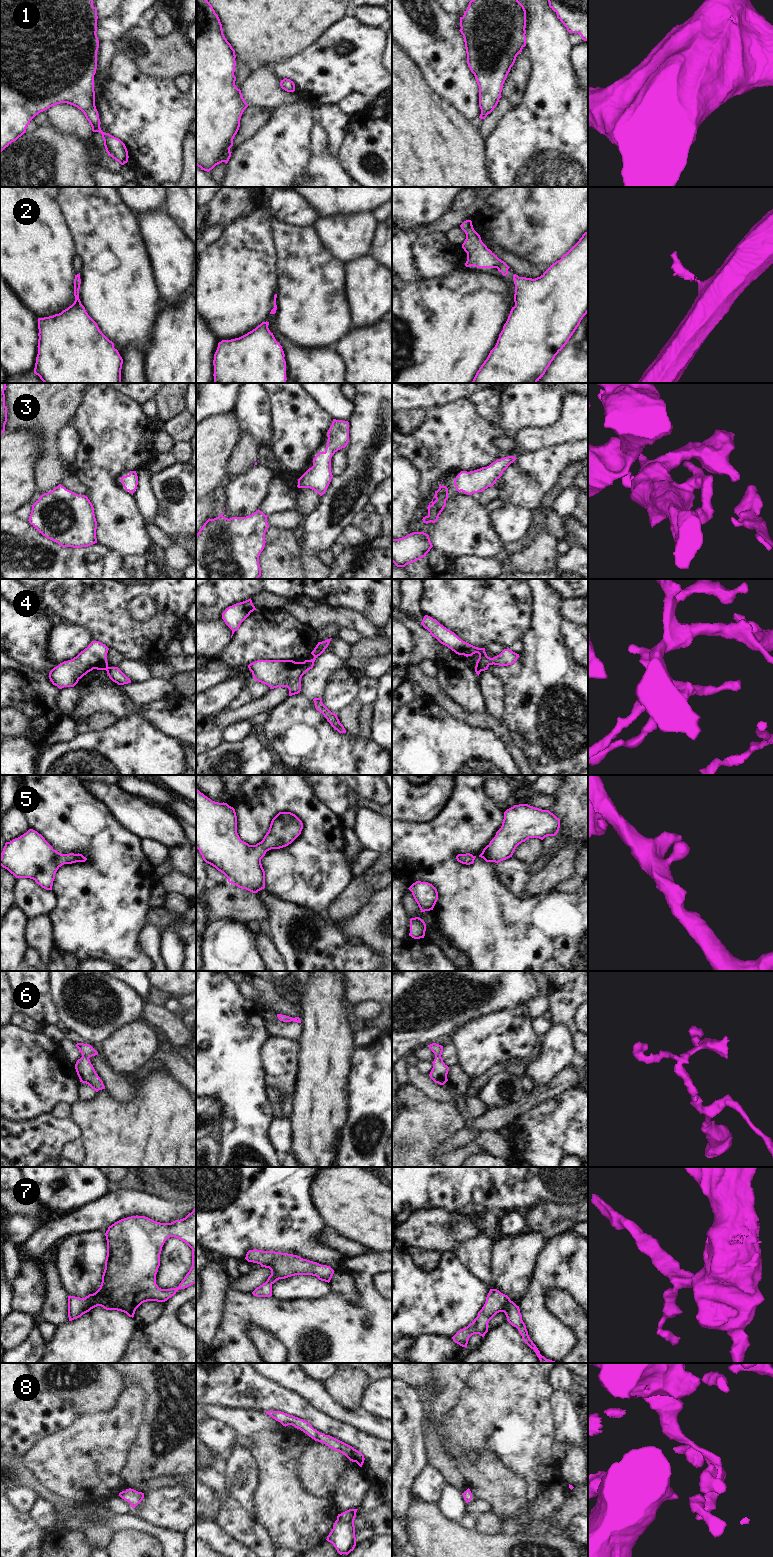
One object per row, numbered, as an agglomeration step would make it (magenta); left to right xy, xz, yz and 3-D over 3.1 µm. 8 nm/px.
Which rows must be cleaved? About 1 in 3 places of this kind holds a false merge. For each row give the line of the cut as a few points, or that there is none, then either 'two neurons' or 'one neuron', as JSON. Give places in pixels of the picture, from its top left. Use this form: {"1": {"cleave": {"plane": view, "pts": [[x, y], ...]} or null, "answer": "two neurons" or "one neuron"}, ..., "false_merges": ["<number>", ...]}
{"1": {"cleave": null, "answer": "one neuron"}, "2": {"cleave": null, "answer": "one neuron"}, "3": {"cleave": null, "answer": "one neuron"}, "4": {"cleave": {"plane": "xz", "pts": [[302, 662], [307, 670]]}, "answer": "two neurons"}, "5": {"cleave": null, "answer": "one neuron"}, "6": {"cleave": null, "answer": "one neuron"}, "7": {"cleave": null, "answer": "one neuron"}, "8": {"cleave": null, "answer": "one neuron"}, "false_merges": ["4"]}

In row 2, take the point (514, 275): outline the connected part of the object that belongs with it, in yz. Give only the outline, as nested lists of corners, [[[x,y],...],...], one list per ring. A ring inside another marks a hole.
[[[588,231],[560,260],[535,279],[513,275],[514,302],[495,347],[471,383],[537,383],[588,313]]]

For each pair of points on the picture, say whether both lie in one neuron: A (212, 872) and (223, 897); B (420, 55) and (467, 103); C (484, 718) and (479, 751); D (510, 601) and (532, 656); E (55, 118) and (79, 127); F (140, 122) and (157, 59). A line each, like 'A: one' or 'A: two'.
A: two
B: one
C: two
D: two
E: one
F: two

